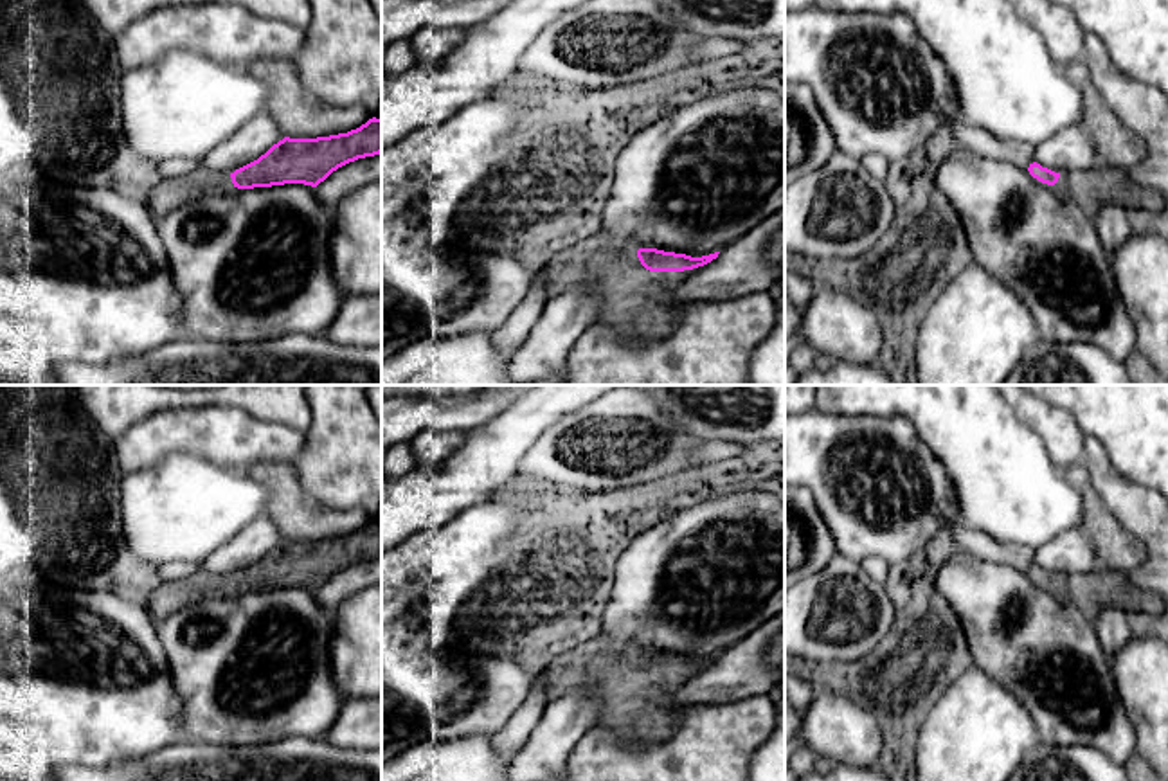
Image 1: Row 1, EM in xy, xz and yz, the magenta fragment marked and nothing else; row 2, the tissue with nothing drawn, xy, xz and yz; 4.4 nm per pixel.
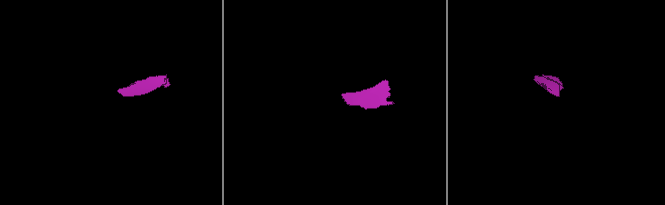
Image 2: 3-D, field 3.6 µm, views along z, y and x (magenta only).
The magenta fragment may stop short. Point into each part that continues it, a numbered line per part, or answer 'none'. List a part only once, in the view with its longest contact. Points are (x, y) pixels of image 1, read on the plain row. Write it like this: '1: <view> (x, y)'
1: xz (610, 673)

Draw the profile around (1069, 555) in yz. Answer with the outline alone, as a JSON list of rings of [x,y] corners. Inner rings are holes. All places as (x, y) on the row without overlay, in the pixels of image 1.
[[[1069,529],[1033,551],[1035,565],[1060,578],[1105,576],[1096,558],[1091,536]]]

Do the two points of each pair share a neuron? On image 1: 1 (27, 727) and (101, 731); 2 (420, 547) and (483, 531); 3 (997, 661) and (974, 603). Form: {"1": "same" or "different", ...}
{"1": "same", "2": "same", "3": "same"}

